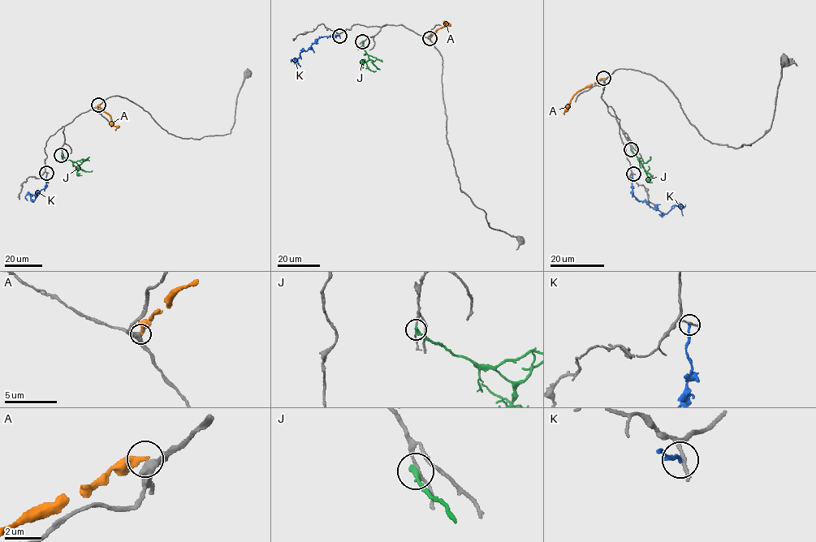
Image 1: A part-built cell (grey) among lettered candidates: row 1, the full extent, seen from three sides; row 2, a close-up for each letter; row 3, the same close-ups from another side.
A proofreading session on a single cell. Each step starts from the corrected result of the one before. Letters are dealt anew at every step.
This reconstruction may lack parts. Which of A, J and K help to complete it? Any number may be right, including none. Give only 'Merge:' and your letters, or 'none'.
Merge: none

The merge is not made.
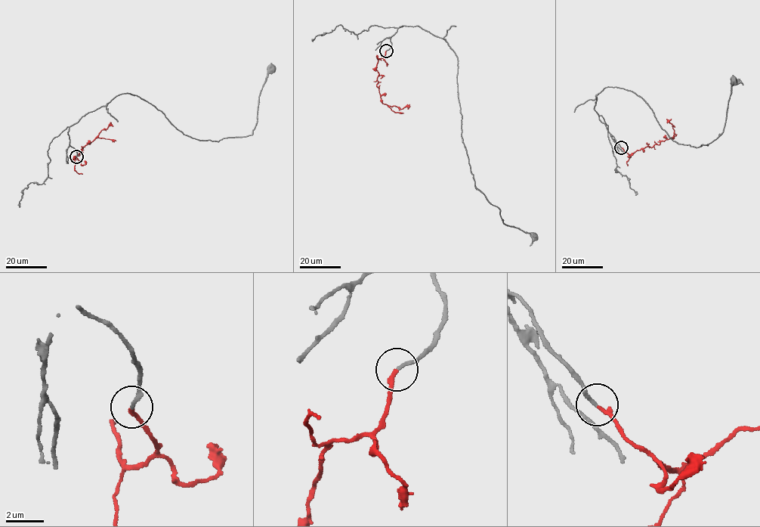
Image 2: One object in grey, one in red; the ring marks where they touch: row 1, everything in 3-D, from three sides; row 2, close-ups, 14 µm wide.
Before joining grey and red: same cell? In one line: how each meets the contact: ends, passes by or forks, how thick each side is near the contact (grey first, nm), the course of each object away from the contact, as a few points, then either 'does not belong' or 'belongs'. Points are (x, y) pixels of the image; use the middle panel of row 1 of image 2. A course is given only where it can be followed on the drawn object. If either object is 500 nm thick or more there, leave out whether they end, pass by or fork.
grey ends there; red ends there; 180 nm thick on the grey side, 240 nm on the other; grey runs (386, 51), (403, 26), (418, 26), (453, 50), (461, 135), (474, 186), (499, 209), (503, 223), (534, 236); red runs (386, 51), (384, 57), (378, 60), (376, 68), (378, 74), (376, 86), (381, 101), (402, 109), (410, 106); belongs

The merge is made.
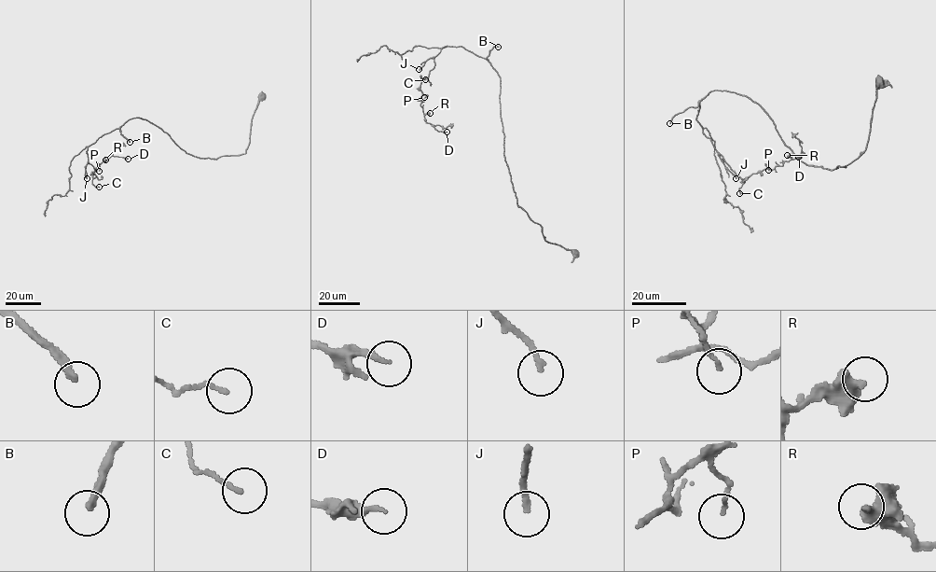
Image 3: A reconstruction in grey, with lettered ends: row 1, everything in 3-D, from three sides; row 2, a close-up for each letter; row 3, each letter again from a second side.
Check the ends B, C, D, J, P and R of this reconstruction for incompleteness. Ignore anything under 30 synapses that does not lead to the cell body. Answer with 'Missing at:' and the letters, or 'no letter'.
Missing at: B, J

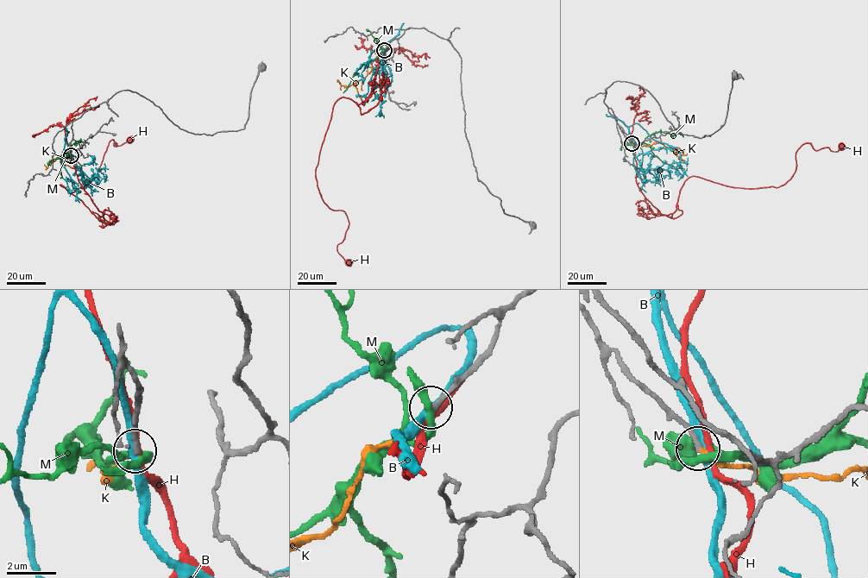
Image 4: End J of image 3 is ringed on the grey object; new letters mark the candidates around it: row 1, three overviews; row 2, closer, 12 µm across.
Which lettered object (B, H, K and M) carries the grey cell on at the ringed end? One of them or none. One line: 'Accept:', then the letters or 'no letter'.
Accept: K

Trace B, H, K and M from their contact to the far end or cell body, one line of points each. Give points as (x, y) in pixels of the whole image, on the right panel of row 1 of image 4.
B: (632, 142), (628, 127), (638, 123), (654, 140), (675, 147), (680, 153), (676, 166), (681, 177), (678, 180)
H: (632, 143), (638, 185), (666, 215), (691, 176), (777, 187), (794, 173), (803, 144), (841, 147)
K: (632, 143), (648, 146), (661, 142), (671, 148), (677, 147), (683, 153), (679, 158), (681, 154)
M: (632, 144), (639, 145), (658, 131), (679, 133), (683, 137)

